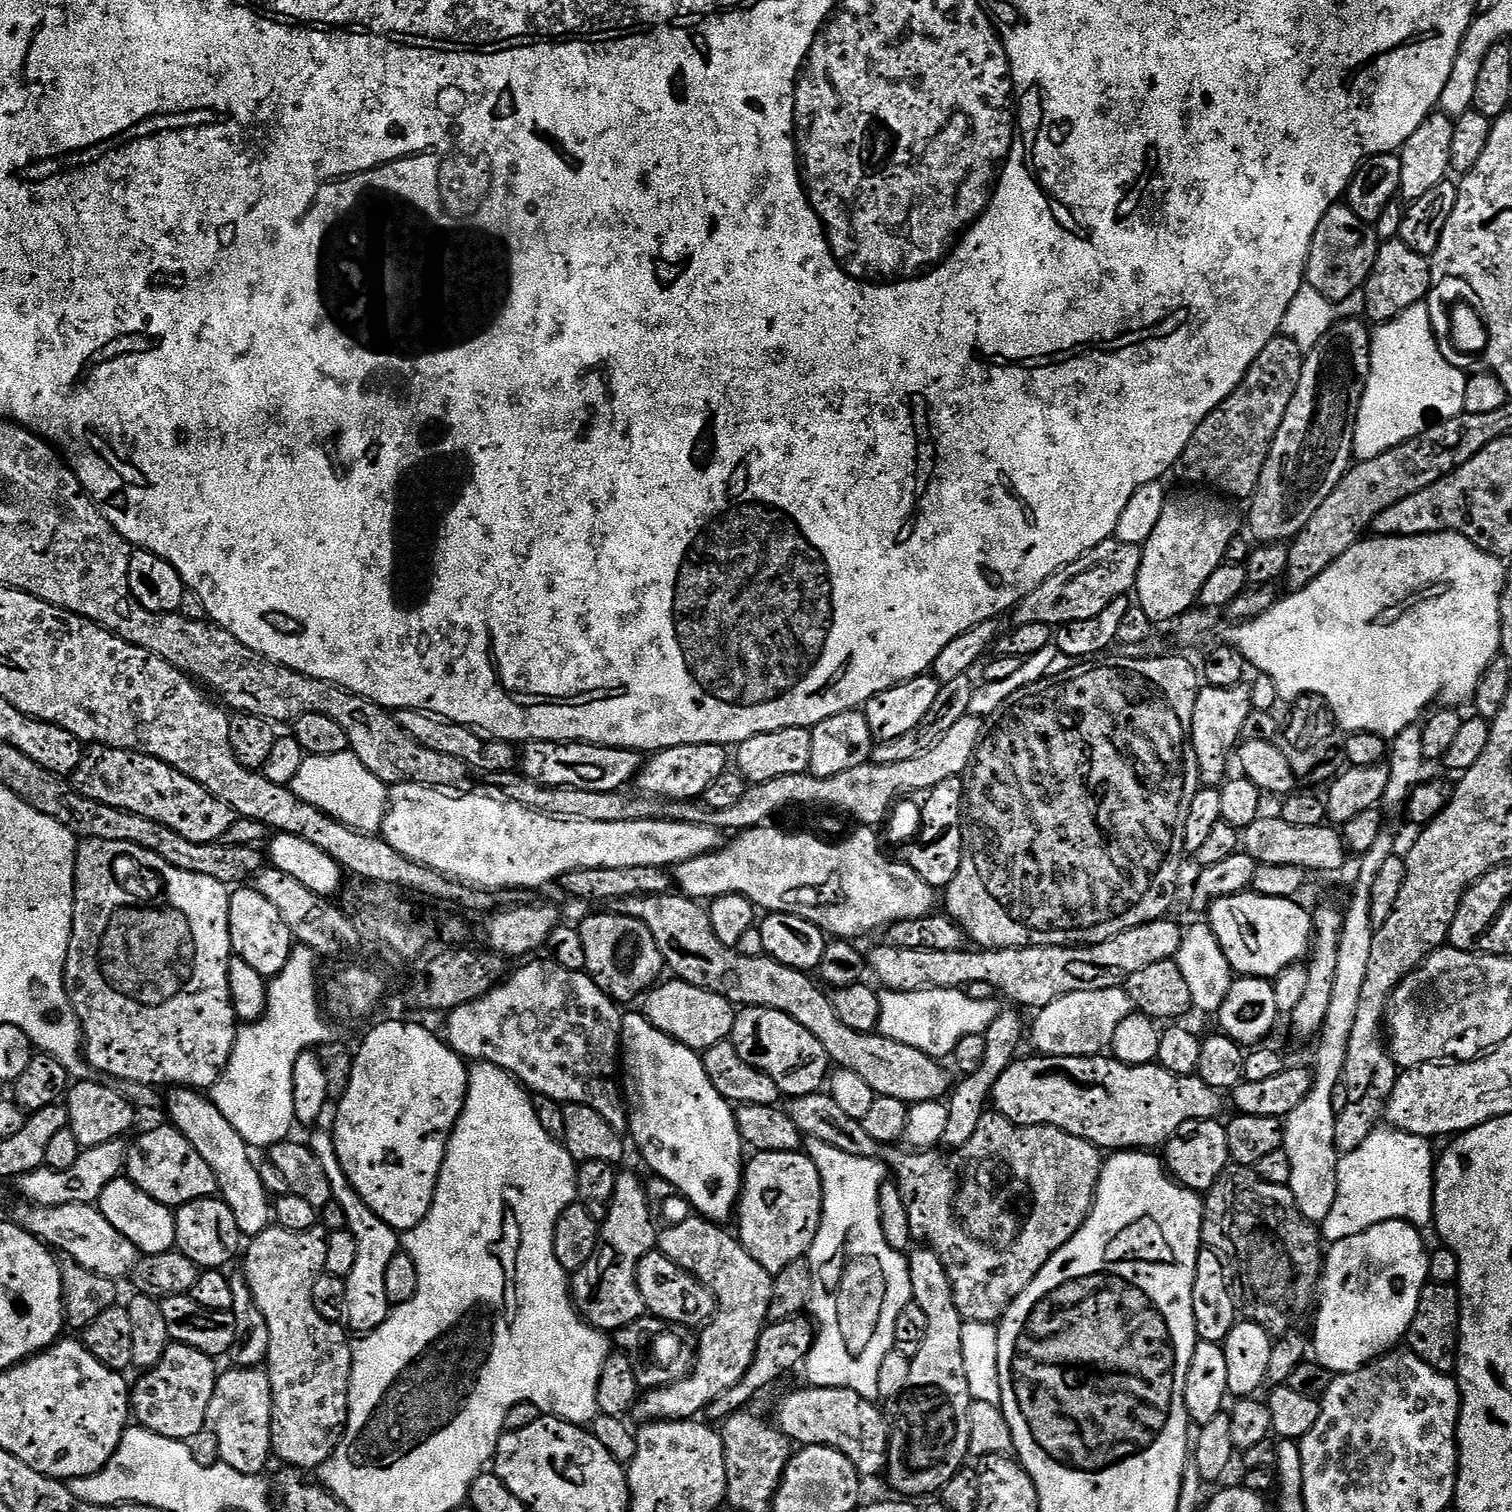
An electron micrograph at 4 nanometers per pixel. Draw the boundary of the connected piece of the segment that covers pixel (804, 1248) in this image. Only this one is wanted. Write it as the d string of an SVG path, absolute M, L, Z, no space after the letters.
M807 1151L798 1152L756 1152L747 1161L744 1170L744 1183L740 1190L738 1239L744 1249L752 1255L754 1262L770 1273L781 1272L790 1262L807 1257L810 1246L818 1234L820 1220L824 1217L824 1191L818 1166L809 1158Z

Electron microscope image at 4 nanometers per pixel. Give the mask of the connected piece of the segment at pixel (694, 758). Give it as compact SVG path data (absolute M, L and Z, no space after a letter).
M687 744L663 748L649 755L638 777L639 791L646 796L669 800L696 800L703 797L709 786L718 779L718 774L729 771L730 752L723 744Z

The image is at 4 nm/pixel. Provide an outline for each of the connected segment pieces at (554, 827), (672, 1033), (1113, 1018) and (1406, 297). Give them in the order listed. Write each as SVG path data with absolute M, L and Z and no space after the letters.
M394 784L388 794L388 812L384 815L382 835L398 854L406 854L414 862L422 862L422 866L430 866L450 878L459 880L461 884L470 884L485 890L537 890L543 884L559 881L562 874L570 874L570 870L586 870L587 868L605 868L614 870L625 866L654 866L655 868L671 869L673 866L686 862L690 858L698 858L707 852L715 852L721 847L722 832L719 828L711 828L705 824L691 824L677 820L631 820L630 822L586 822L585 820L563 820L557 816L547 816L529 808L512 804L509 800L497 798L492 794L453 794L442 788L429 788L427 784Z
M672 978L669 981L669 984L657 983L642 1000L643 1015L647 1016L654 1028L699 1053L731 1037L737 1009L730 1001L708 988L699 988L685 980Z
M1123 987L1066 994L1035 1013L1036 1021L1030 1024L1030 1044L1032 1040L1036 1047L1033 1049L1042 1056L1098 1056L1111 1045L1114 1030L1118 1030L1122 1018L1131 1016L1133 1011L1132 1000Z
M1399 238L1385 240L1380 245L1378 254L1374 258L1374 266L1362 289L1364 293L1363 315L1373 325L1384 324L1387 320L1396 320L1403 312L1410 310L1410 306L1421 303L1425 299L1424 295L1432 287L1434 288L1434 281L1429 257L1410 250L1410 246L1403 244Z

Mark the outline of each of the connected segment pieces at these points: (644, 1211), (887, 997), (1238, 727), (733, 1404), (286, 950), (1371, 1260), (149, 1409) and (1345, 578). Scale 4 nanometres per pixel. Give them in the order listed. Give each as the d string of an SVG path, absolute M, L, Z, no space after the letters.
M621 1171L616 1178L614 1198L606 1218L600 1224L600 1241L586 1266L577 1272L571 1273L570 1287L572 1302L576 1305L577 1312L594 1328L599 1328L605 1334L614 1334L622 1326L630 1326L638 1318L646 1314L642 1302L642 1290L638 1282L638 1266L646 1254L650 1254L658 1244L658 1227L652 1221L652 1208L645 1181L639 1180L632 1172Z
M923 988L917 992L884 990L879 993L879 998L879 1035L914 1046L914 1050L922 1050L927 1056L937 1058L951 1057L964 1036L982 1036L1002 1011L996 1000L975 1000L968 996L967 991L958 988Z
M1241 682L1229 688L1201 687L1194 702L1192 719L1192 745L1200 771L1200 783L1204 786L1219 786L1228 772L1228 759L1233 759L1244 735L1244 723L1253 711L1248 684Z
M804 1314L794 1316L790 1320L778 1320L769 1323L760 1335L760 1341L756 1347L756 1357L750 1370L746 1370L744 1377L734 1386L730 1386L730 1390L723 1392L715 1402L708 1405L706 1409L707 1419L712 1422L723 1422L733 1412L747 1409L751 1405L748 1403L763 1388L770 1387L775 1380L780 1380L787 1372L794 1371L799 1364L801 1367L807 1361L812 1345L816 1343L816 1334L817 1329L814 1327L813 1321Z
M254 886L237 887L229 895L228 901L230 902L232 950L235 959L246 962L246 966L258 970L258 974L266 978L277 976L286 966L294 947L290 926L286 926L274 902L258 894Z
M1391 1220L1370 1226L1370 1230L1354 1234L1354 1238L1342 1238L1327 1249L1322 1269L1322 1287L1318 1292L1318 1307L1315 1309L1315 1363L1333 1374L1353 1372L1393 1351L1394 1346L1399 1345L1396 1343L1399 1340L1401 1343L1407 1337L1410 1322L1414 1322L1414 1310L1418 1310L1418 1298L1425 1284L1429 1283L1430 1248L1424 1245L1420 1232L1417 1225L1407 1224L1404 1220Z
M169 1343L168 1350L162 1359L152 1368L143 1373L140 1381L133 1383L130 1388L132 1398L131 1415L139 1427L150 1430L162 1438L171 1440L191 1441L191 1436L196 1436L205 1431L210 1410L210 1398L214 1398L216 1378L218 1375L217 1361L204 1352L194 1350L185 1344Z
M1435 532L1429 536L1376 536L1365 538L1355 544L1338 562L1334 562L1310 586L1293 591L1292 596L1277 599L1272 608L1261 616L1243 623L1236 622L1224 632L1223 639L1243 654L1249 665L1256 667L1257 673L1274 678L1280 700L1295 702L1301 696L1314 695L1326 698L1336 716L1336 723L1345 733L1369 732L1385 738L1397 736L1402 730L1413 727L1425 715L1424 707L1435 696L1441 696L1448 706L1460 706L1463 700L1471 701L1476 694L1476 687L1482 674L1501 655L1500 650L1500 599L1504 593L1505 561L1499 556L1483 552L1474 542L1456 532Z

